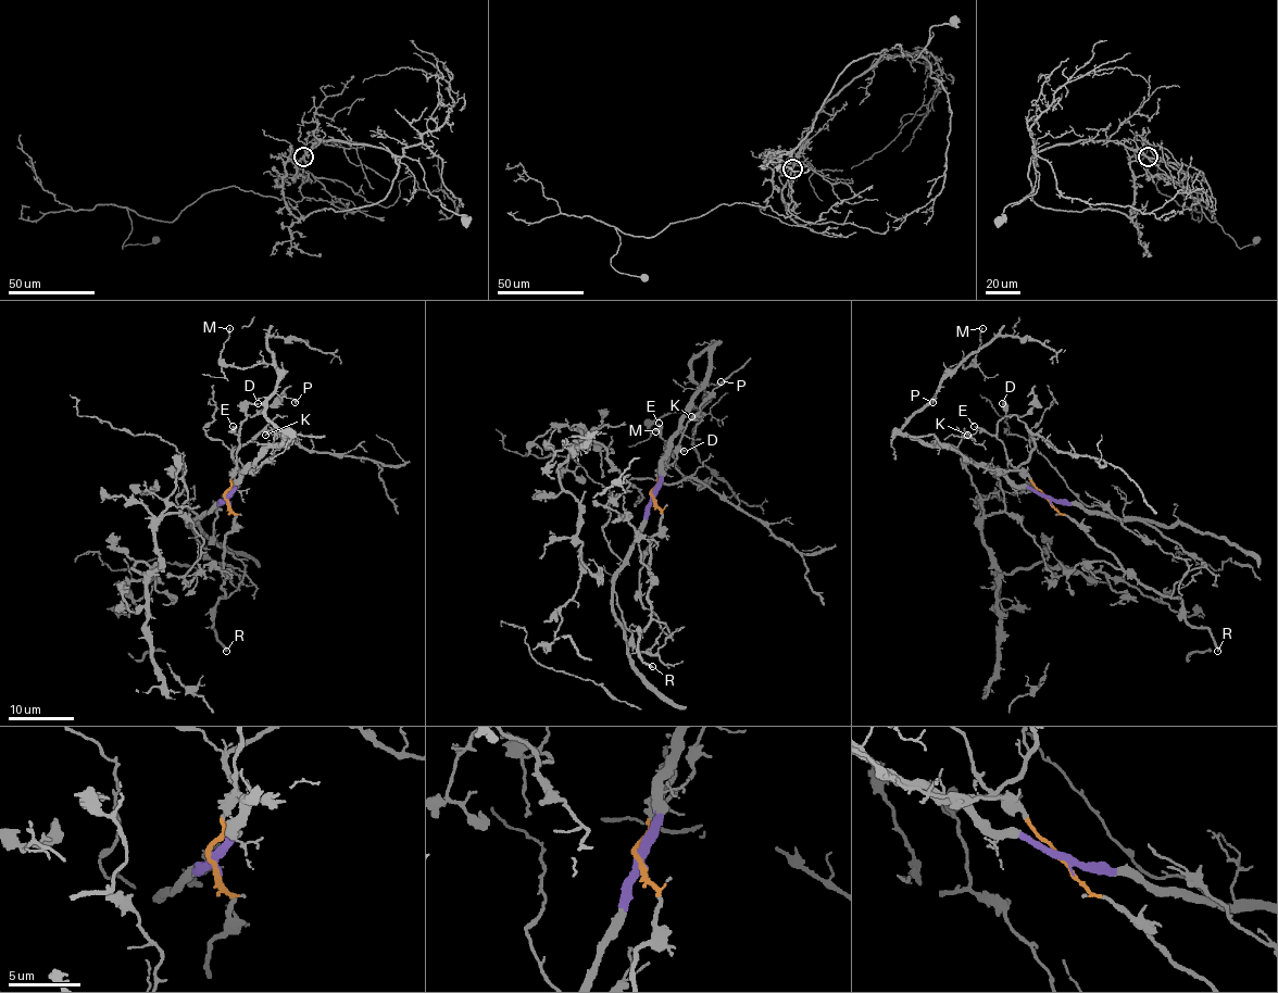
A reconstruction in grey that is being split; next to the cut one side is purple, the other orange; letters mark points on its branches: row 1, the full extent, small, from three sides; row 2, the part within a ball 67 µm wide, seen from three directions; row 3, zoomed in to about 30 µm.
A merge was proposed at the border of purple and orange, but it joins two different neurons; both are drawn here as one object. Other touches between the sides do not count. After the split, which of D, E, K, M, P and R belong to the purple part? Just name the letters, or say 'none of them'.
K, M, P

